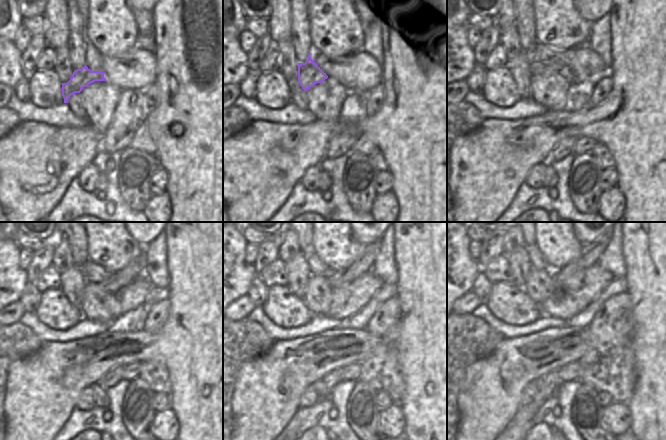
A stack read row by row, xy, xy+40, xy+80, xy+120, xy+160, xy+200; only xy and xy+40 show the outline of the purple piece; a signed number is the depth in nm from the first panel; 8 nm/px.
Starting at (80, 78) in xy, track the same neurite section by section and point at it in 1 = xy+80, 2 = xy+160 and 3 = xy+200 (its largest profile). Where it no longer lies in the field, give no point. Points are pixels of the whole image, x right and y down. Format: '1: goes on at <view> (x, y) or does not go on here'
1: goes on at xy+80 (536, 67)
2: goes on at xy+160 (363, 263)
3: goes on at xy+200 (590, 252)

